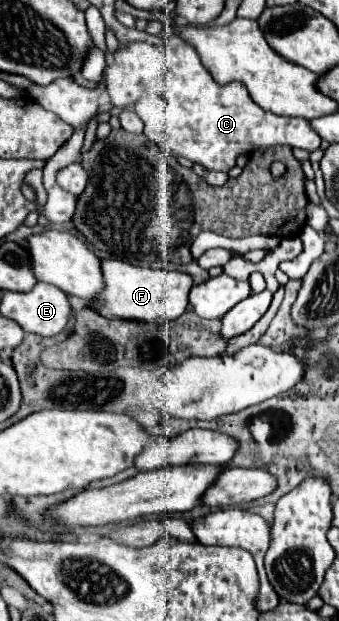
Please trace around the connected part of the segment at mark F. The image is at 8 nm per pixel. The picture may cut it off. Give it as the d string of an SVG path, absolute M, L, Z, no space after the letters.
M102 260L102 274L106 288L92 302L92 308L104 318L124 318L140 322L172 322L188 308L188 294L194 286L190 274L176 270L140 268L122 260Z

